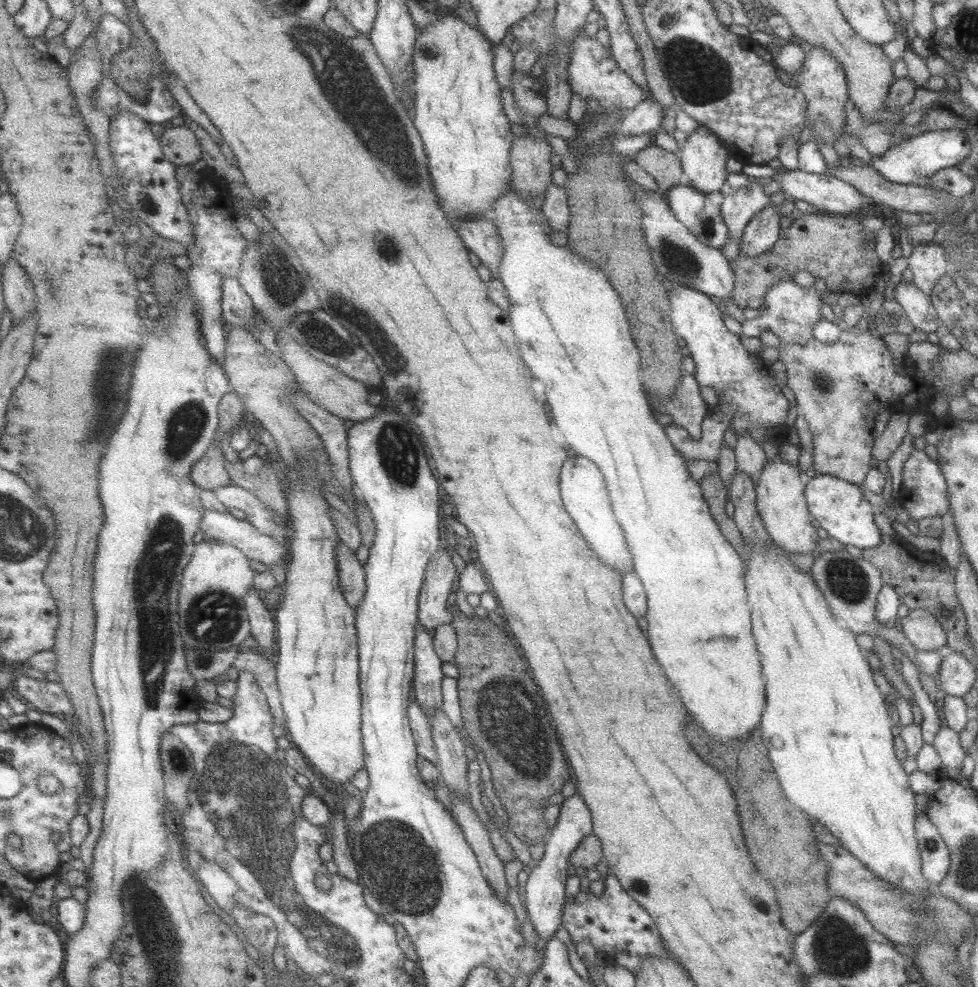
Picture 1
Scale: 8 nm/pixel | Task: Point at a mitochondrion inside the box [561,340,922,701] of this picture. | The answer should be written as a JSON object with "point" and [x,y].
{"point":[850,582]}

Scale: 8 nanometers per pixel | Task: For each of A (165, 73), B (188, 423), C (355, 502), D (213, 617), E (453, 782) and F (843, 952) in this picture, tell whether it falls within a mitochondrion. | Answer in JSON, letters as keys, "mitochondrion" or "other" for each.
{"A":"other","B":"mitochondrion","C":"other","D":"mitochondrion","E":"other","F":"mitochondrion"}

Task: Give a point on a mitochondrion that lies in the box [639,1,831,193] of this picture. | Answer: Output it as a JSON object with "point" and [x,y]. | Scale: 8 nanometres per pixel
{"point":[702,75]}

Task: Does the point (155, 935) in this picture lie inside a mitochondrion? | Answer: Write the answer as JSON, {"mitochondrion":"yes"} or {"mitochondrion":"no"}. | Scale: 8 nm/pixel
{"mitochondrion":"yes"}

